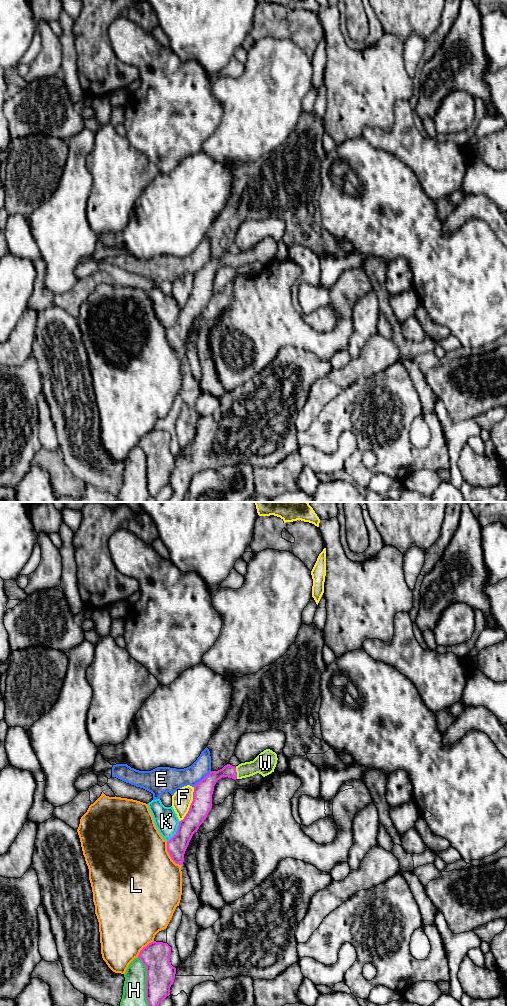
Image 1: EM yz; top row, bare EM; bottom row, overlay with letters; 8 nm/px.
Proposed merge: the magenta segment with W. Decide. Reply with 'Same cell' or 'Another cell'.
Same cell

